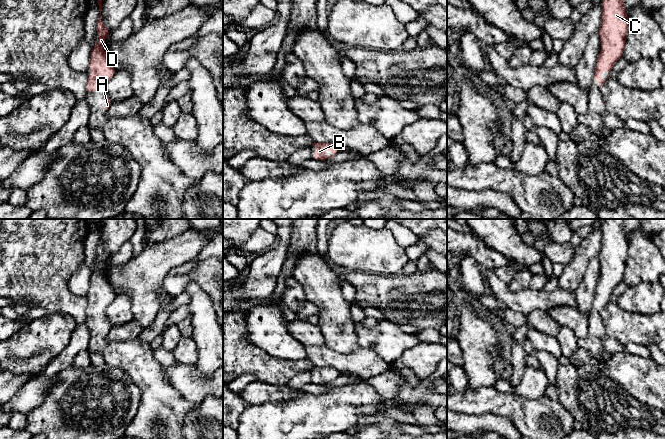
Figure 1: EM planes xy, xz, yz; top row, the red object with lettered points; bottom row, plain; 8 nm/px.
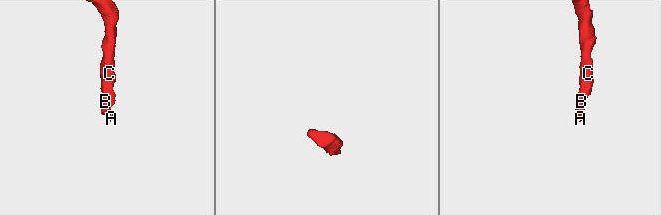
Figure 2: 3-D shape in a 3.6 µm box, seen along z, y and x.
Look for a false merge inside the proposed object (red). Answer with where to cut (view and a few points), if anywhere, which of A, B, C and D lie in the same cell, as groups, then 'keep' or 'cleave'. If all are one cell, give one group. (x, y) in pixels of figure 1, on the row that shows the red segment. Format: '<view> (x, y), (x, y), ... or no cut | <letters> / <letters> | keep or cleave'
no cut | A B C D | keep

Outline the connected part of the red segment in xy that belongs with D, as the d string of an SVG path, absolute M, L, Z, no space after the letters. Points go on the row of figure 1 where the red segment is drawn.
M97 0L100 14L96 23L96 30L99 39L96 46L92 46L91 59L88 70L93 72L92 75L88 75L86 91L97 92L104 89L105 85L115 75L116 70L108 54L104 50L105 38L109 37L111 33L108 28L101 21L102 0Z

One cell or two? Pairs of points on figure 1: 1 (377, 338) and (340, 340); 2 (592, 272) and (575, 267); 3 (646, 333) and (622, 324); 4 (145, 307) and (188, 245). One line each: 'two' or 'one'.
1: two
2: two
3: one
4: one

